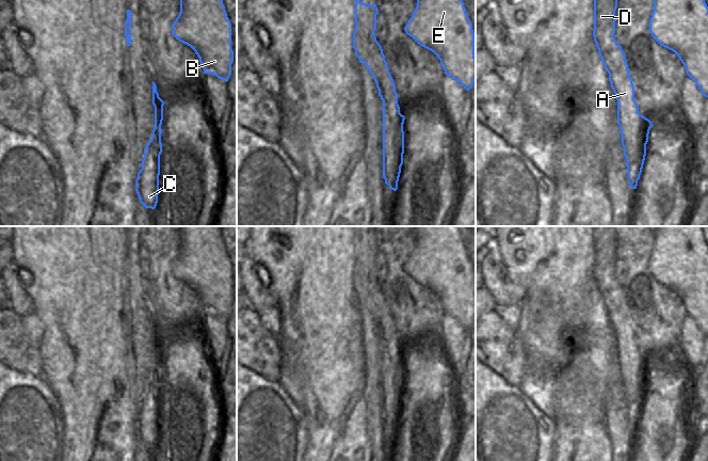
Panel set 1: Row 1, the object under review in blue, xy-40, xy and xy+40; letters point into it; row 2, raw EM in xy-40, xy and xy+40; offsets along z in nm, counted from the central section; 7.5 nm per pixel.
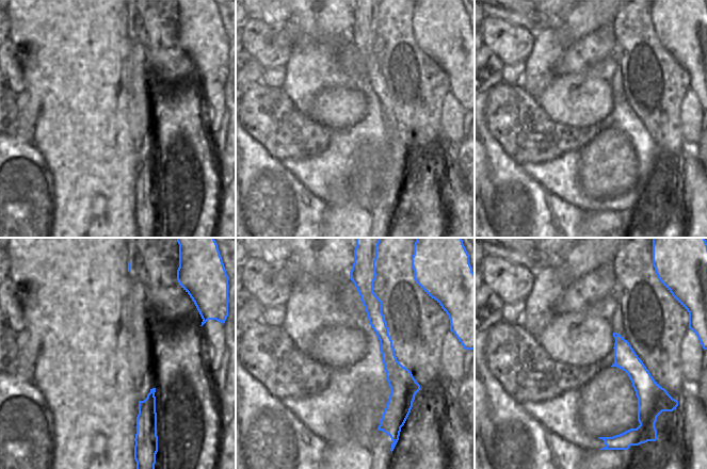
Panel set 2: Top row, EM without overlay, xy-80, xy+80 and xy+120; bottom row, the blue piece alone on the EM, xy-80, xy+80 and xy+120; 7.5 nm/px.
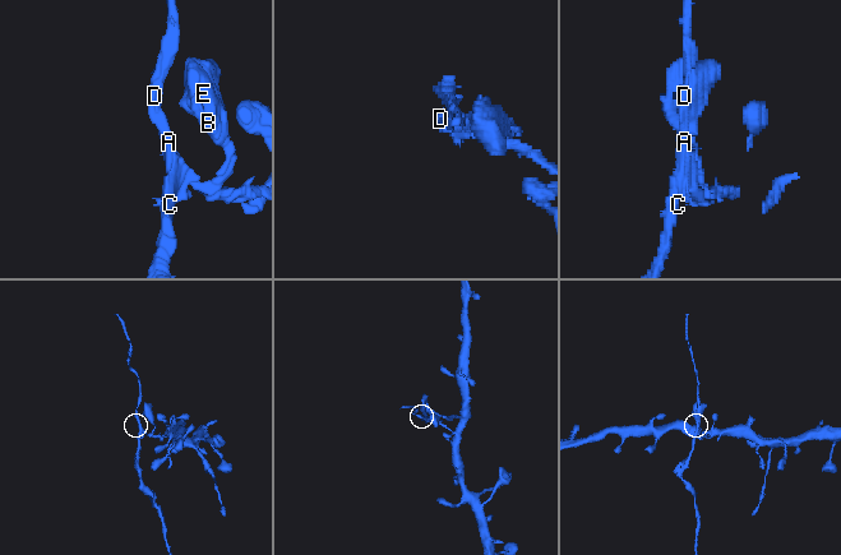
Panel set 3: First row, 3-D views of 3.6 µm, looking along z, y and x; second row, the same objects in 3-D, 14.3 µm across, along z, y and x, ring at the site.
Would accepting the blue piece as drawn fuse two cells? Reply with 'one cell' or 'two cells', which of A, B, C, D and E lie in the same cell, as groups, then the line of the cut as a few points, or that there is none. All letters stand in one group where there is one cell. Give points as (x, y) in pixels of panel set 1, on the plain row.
two cells; groups A C D / B E; cut xy+40 (641, 354), (637, 369), (638, 402), (634, 426)

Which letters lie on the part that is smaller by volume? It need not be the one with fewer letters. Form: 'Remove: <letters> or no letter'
Remove: A, C, D

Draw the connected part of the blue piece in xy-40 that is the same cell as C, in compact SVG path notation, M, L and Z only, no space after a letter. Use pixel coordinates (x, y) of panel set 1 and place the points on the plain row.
M152 320L152 344L155 346L155 367L152 376L144 387L142 408L135 419L135 430L145 447L155 448L159 433L160 394L162 392L161 364L164 340L159 336L157 324Z

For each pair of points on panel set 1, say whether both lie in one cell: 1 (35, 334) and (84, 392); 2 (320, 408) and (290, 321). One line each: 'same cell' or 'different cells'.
1: different cells
2: same cell

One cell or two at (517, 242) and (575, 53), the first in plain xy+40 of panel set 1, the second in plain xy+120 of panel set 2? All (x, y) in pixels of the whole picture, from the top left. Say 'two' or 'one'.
two

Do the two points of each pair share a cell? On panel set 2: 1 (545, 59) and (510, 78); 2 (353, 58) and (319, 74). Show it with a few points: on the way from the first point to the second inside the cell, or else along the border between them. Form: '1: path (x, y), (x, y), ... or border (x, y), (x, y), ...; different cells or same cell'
1: border (525, 62), (525, 73), (523, 79), (517, 84); different cells
2: border (349, 39), (339, 50), (339, 62), (353, 70); different cells

